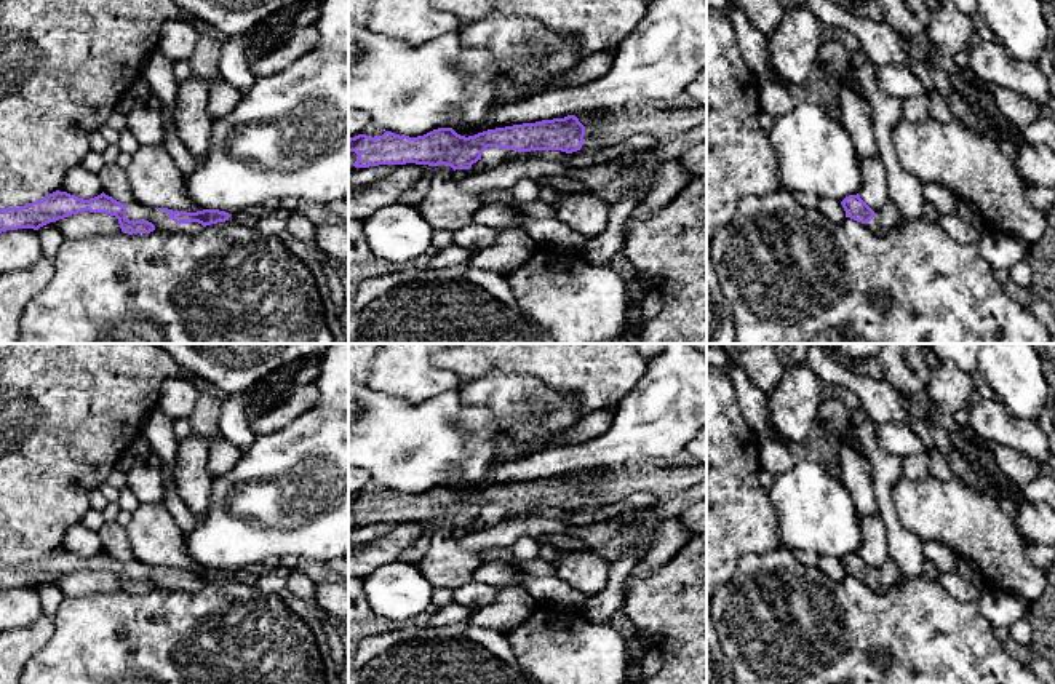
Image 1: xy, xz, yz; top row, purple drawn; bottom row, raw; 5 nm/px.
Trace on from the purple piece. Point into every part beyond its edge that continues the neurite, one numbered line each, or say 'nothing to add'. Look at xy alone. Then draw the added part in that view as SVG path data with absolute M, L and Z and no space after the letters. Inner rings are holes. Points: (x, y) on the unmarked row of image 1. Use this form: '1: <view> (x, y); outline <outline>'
1: xy (240, 576); outline M232 571L229 579L245 582L248 585L256 585L257 583L257 575L243 572L243 571Z

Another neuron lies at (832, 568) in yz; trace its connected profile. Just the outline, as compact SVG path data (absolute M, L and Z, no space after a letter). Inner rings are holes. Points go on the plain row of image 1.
M818 556L817 567L834 582L841 582L846 577L846 569L841 559L831 556Z

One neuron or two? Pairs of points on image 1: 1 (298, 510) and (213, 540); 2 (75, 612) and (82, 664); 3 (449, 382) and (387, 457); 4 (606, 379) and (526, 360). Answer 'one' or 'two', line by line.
1: one
2: one
3: two
4: one

